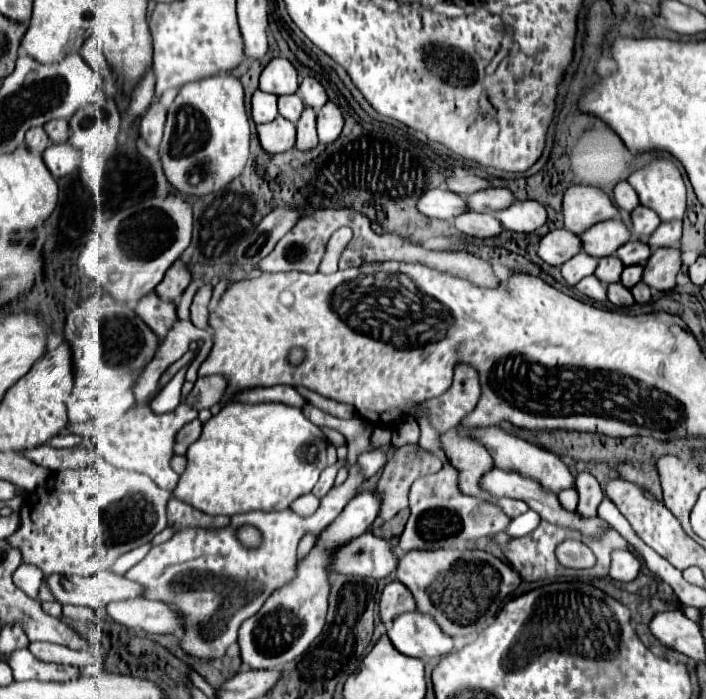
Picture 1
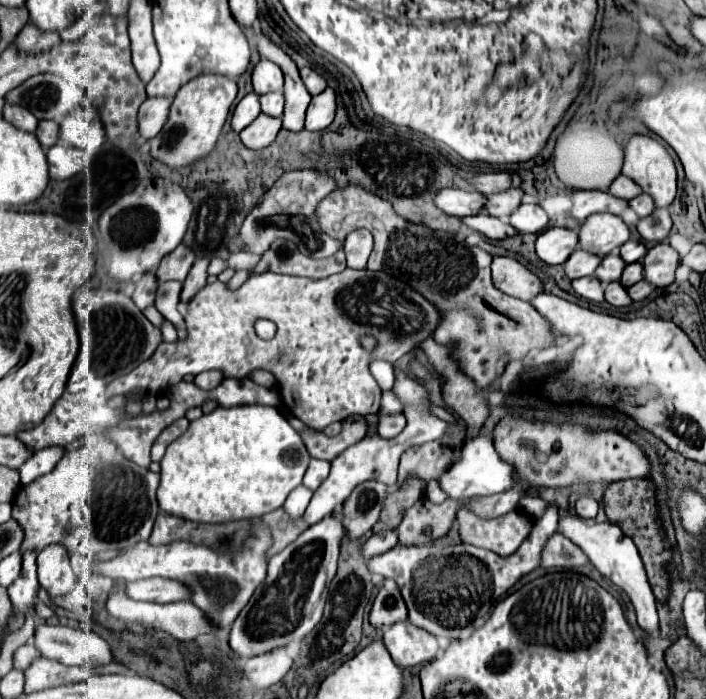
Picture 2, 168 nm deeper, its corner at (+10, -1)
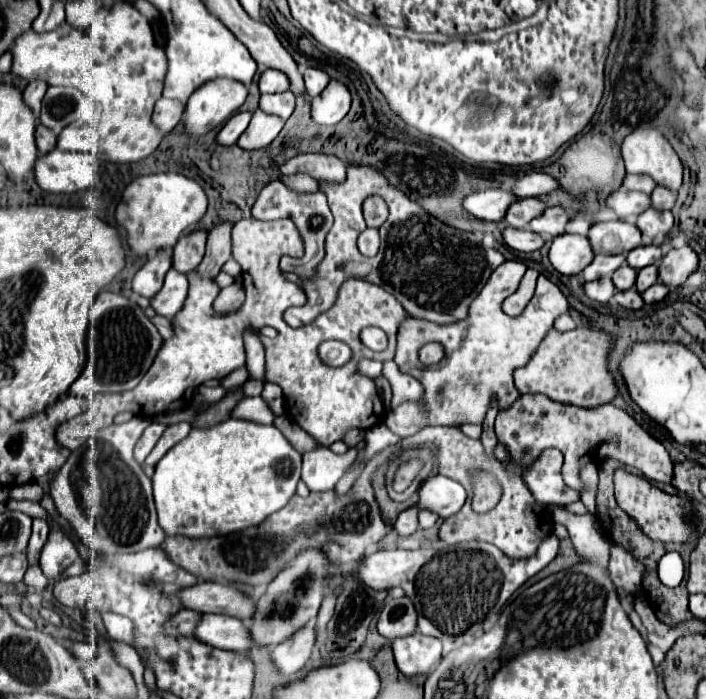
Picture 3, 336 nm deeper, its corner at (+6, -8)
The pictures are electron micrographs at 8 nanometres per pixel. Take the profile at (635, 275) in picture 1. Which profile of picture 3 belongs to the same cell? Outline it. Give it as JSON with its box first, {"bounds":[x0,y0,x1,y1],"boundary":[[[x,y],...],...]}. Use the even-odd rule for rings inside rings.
{"bounds":[637,266,657,292],"boundary":[[[647,266],[643,270],[639,270],[639,276],[637,276],[637,292],[645,292],[649,286],[653,286],[657,282],[657,266]]]}

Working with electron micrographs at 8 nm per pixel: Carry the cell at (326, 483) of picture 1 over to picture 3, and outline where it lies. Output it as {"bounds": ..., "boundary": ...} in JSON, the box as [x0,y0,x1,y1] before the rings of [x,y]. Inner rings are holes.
{"bounds":[301,446,357,492],"boundary":[[[317,446],[309,452],[303,452],[301,478],[313,492],[331,490],[356,459],[357,453],[356,448],[349,448],[347,454],[335,454],[327,446]]]}

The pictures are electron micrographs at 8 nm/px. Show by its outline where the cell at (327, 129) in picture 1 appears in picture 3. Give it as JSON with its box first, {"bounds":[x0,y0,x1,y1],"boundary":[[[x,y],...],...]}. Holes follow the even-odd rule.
{"bounds":[311,80,351,126],"boundary":[[[331,80],[327,88],[313,98],[311,118],[317,124],[333,126],[349,112],[349,106],[351,106],[351,94],[347,86],[339,80]]]}

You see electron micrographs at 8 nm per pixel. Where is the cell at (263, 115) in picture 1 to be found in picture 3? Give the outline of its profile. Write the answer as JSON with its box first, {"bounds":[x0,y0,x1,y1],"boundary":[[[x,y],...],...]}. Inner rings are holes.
{"bounds":[217,112,251,146],"boundary":[[[237,112],[235,116],[231,116],[223,128],[217,132],[217,142],[221,146],[231,146],[237,142],[237,138],[245,132],[247,124],[251,120],[251,112]]]}

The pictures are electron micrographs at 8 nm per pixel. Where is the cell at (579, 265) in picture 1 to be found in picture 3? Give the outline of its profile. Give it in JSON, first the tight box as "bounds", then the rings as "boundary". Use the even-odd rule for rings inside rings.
{"bounds":[583,254,625,280],"boundary":[[[597,254],[595,260],[583,270],[583,278],[589,280],[597,280],[601,276],[611,276],[621,264],[625,264],[625,254],[617,254],[617,256],[605,256],[605,254]]]}

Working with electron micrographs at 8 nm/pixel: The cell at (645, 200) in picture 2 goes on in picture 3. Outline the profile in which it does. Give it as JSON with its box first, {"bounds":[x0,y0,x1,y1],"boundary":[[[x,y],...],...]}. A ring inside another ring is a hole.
{"bounds":[651,186,677,210],"boundary":[[[657,186],[651,194],[651,200],[653,200],[653,206],[657,210],[671,210],[675,200],[677,200],[677,192],[669,192],[669,188]]]}

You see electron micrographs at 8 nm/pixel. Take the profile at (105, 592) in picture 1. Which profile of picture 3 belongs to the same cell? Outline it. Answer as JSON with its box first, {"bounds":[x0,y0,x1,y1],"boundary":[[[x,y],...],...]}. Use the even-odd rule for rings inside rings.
{"bounds":[179,582,255,620],"boundary":[[[199,582],[191,588],[181,590],[179,600],[183,602],[185,608],[201,614],[213,612],[213,614],[229,614],[241,620],[253,618],[255,600],[249,600],[249,596],[241,596],[241,592],[237,592],[237,588],[233,588],[231,584]]]}

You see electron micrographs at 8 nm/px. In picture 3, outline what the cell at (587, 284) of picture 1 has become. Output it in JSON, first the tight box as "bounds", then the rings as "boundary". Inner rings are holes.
{"bounds":[585,276,615,304],"boundary":[[[603,276],[599,280],[593,280],[593,282],[587,282],[585,284],[585,292],[591,300],[597,300],[601,304],[607,304],[611,300],[611,296],[615,294],[615,284],[611,282],[609,276]]]}

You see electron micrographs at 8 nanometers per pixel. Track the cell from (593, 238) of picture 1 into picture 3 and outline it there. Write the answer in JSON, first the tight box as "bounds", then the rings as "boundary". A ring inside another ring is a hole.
{"bounds":[589,220,641,254],"boundary":[[[625,220],[597,222],[589,230],[589,240],[597,254],[627,254],[641,246],[641,230]]]}

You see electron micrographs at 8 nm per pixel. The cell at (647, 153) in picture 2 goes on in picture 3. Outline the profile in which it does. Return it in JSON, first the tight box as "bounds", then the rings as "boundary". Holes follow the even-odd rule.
{"bounds":[621,128,683,188],"boundary":[[[659,128],[633,130],[621,146],[629,174],[647,174],[659,186],[681,188],[683,164]]]}

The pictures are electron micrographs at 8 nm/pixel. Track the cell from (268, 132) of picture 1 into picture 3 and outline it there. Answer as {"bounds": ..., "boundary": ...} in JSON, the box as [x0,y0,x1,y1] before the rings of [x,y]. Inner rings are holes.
{"bounds":[237,108,283,150],"boundary":[[[259,108],[253,112],[253,120],[249,122],[249,128],[241,134],[241,138],[237,140],[237,144],[243,150],[259,150],[269,146],[277,134],[283,128],[283,120],[279,116],[273,114],[265,114]]]}

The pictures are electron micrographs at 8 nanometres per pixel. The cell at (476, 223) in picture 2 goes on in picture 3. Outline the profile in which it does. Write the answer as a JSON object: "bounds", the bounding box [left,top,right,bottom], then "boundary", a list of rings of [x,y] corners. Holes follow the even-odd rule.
{"bounds":[503,228,545,252],"boundary":[[[505,228],[503,238],[513,250],[519,250],[519,252],[535,252],[545,244],[539,234],[529,230],[519,230],[519,228]]]}

